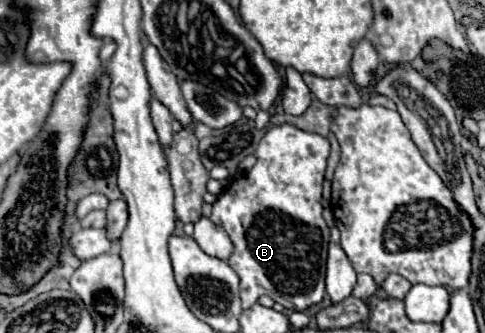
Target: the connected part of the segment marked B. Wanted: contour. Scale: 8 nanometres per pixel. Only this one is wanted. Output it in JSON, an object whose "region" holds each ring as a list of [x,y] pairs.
{"region":[[[279,125],[279,127],[271,127],[265,137],[261,139],[257,151],[255,151],[257,163],[251,171],[241,173],[239,177],[235,177],[231,181],[231,185],[217,197],[217,201],[213,203],[213,213],[211,213],[211,221],[221,225],[227,235],[233,241],[233,255],[229,257],[229,265],[233,267],[233,271],[239,275],[241,279],[241,301],[243,301],[243,309],[251,307],[257,303],[257,299],[261,295],[271,297],[275,303],[281,303],[287,311],[305,311],[313,305],[319,305],[323,301],[325,295],[325,261],[327,261],[327,245],[329,245],[329,227],[321,215],[323,207],[321,207],[321,185],[325,179],[325,167],[327,167],[327,157],[329,157],[329,141],[317,133],[307,133],[301,129],[295,129],[293,125]]]}

